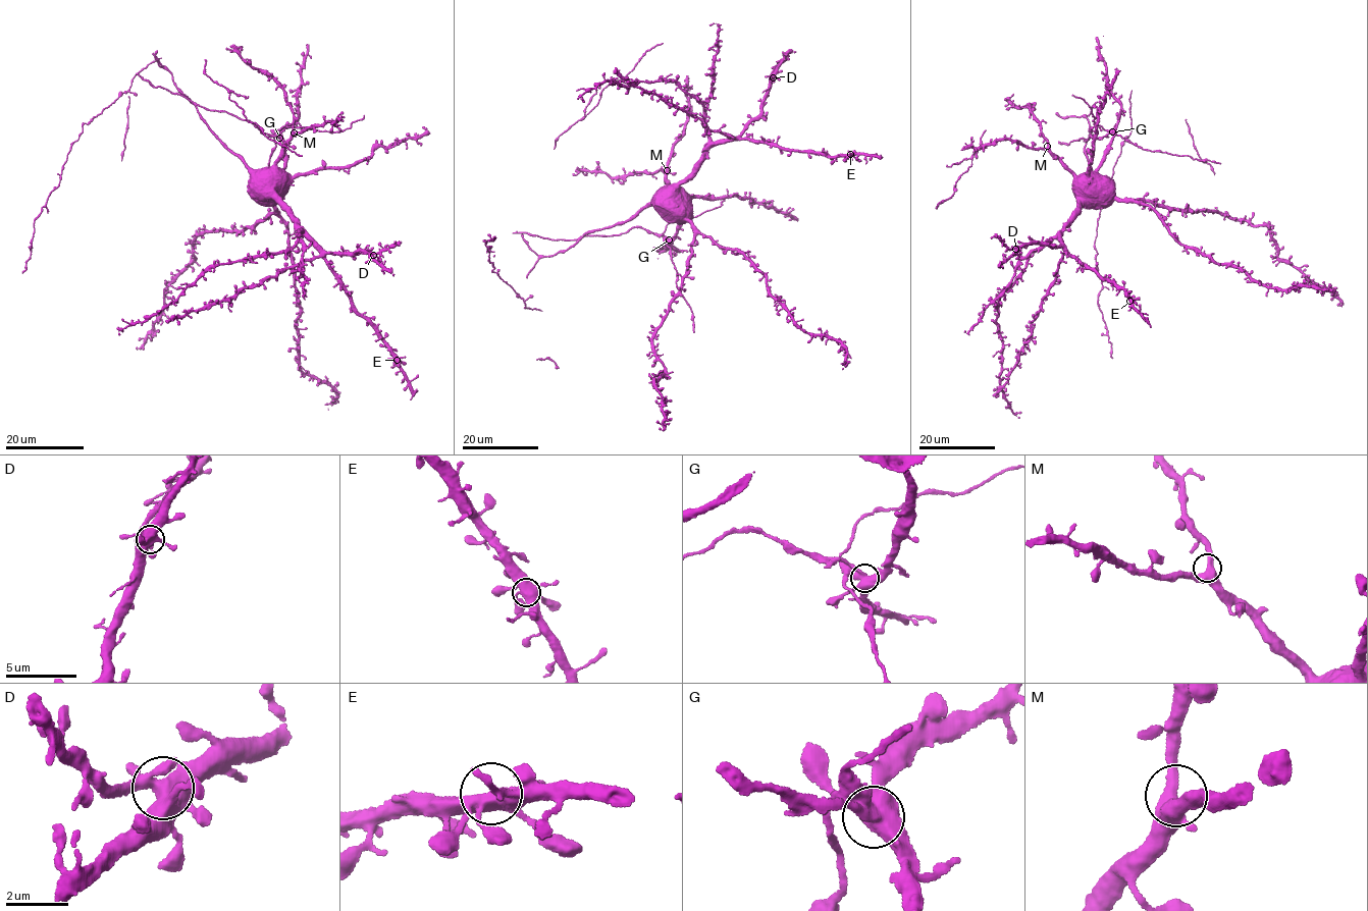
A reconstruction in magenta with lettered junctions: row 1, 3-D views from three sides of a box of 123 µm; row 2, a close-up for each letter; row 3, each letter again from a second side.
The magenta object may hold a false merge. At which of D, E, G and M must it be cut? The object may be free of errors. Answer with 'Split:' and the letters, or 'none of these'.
Split: G

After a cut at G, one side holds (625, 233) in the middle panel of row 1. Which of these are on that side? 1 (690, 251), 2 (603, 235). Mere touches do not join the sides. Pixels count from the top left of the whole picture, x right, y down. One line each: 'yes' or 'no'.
1: no
2: yes

